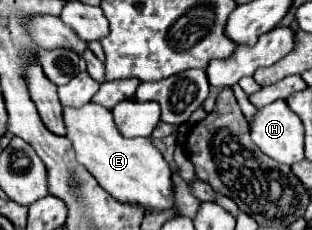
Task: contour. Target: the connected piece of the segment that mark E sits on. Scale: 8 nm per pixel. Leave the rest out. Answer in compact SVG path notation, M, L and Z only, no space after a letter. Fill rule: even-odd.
M86 104L82 108L64 108L64 122L68 130L68 138L74 144L76 160L84 164L98 184L112 194L118 202L140 206L144 214L162 212L162 210L178 210L174 202L174 186L172 186L172 168L160 154L160 150L150 142L150 138L124 138L120 136L112 112L98 106Z

